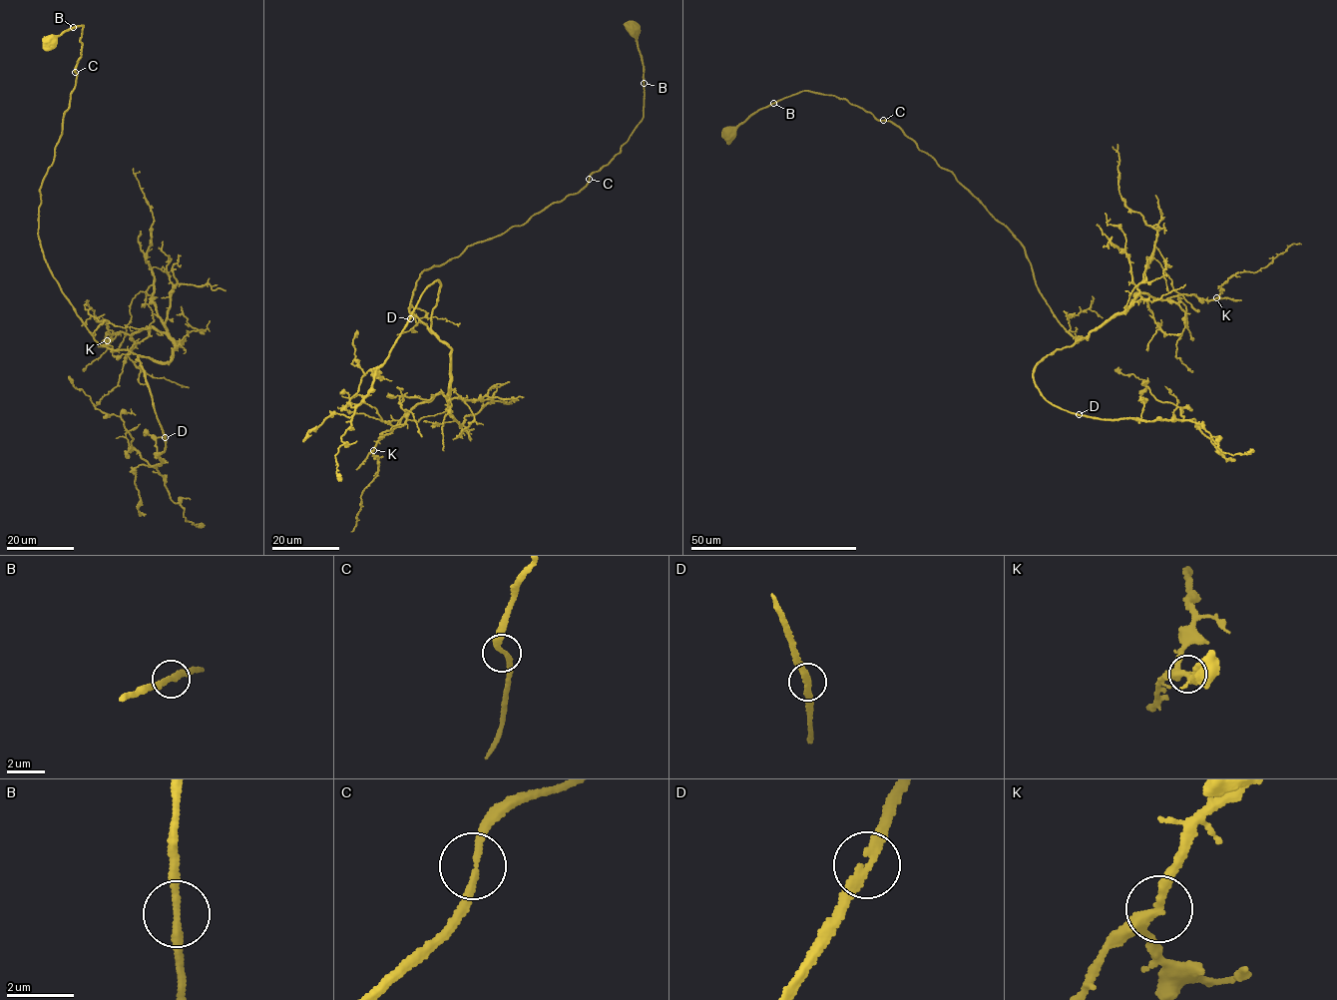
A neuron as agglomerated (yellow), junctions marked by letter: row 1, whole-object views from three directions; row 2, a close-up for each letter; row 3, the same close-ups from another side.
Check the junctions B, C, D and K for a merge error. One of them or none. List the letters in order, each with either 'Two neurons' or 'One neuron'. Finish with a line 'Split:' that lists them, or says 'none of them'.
B: One neuron
C: One neuron
D: One neuron
K: One neuron
Split: none of them

